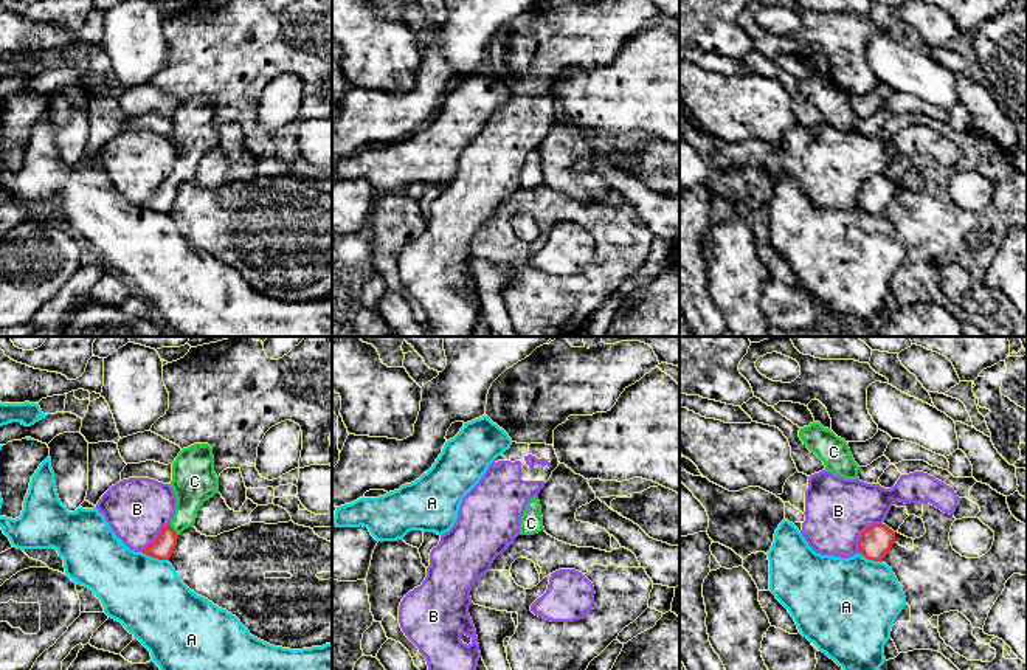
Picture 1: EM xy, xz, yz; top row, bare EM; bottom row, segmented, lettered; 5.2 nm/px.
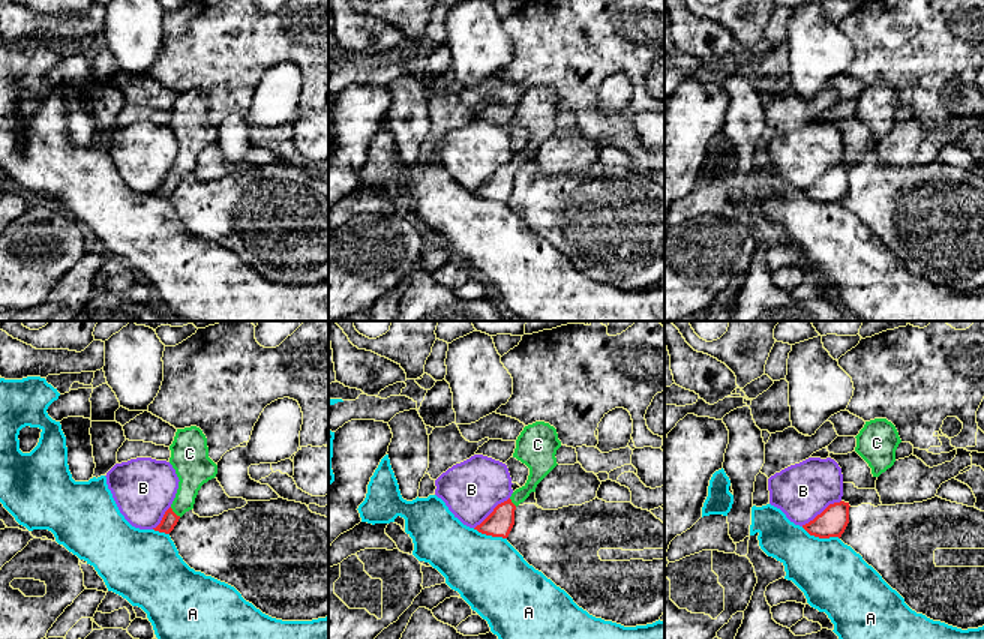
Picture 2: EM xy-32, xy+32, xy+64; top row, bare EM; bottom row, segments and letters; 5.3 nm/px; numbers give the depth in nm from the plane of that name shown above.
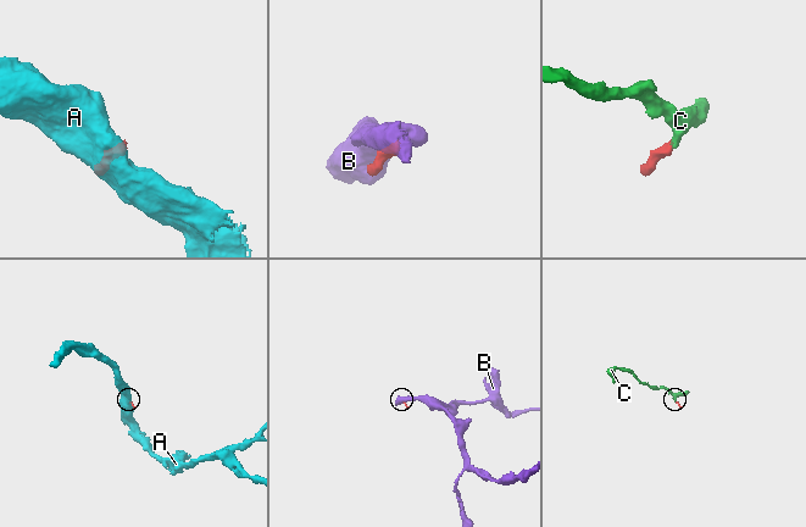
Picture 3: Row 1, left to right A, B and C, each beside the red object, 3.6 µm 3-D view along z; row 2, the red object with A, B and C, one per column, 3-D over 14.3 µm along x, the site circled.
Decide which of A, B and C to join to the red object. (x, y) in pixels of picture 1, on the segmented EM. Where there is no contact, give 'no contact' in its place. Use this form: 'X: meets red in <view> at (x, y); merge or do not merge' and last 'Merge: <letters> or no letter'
A: meets red in xy at (155, 557); do not merge
B: meets red in yz at (861, 534); do not merge
C: meets red in xy at (172, 529); merge
Merge: C

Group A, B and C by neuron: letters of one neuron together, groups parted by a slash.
A / B / C

